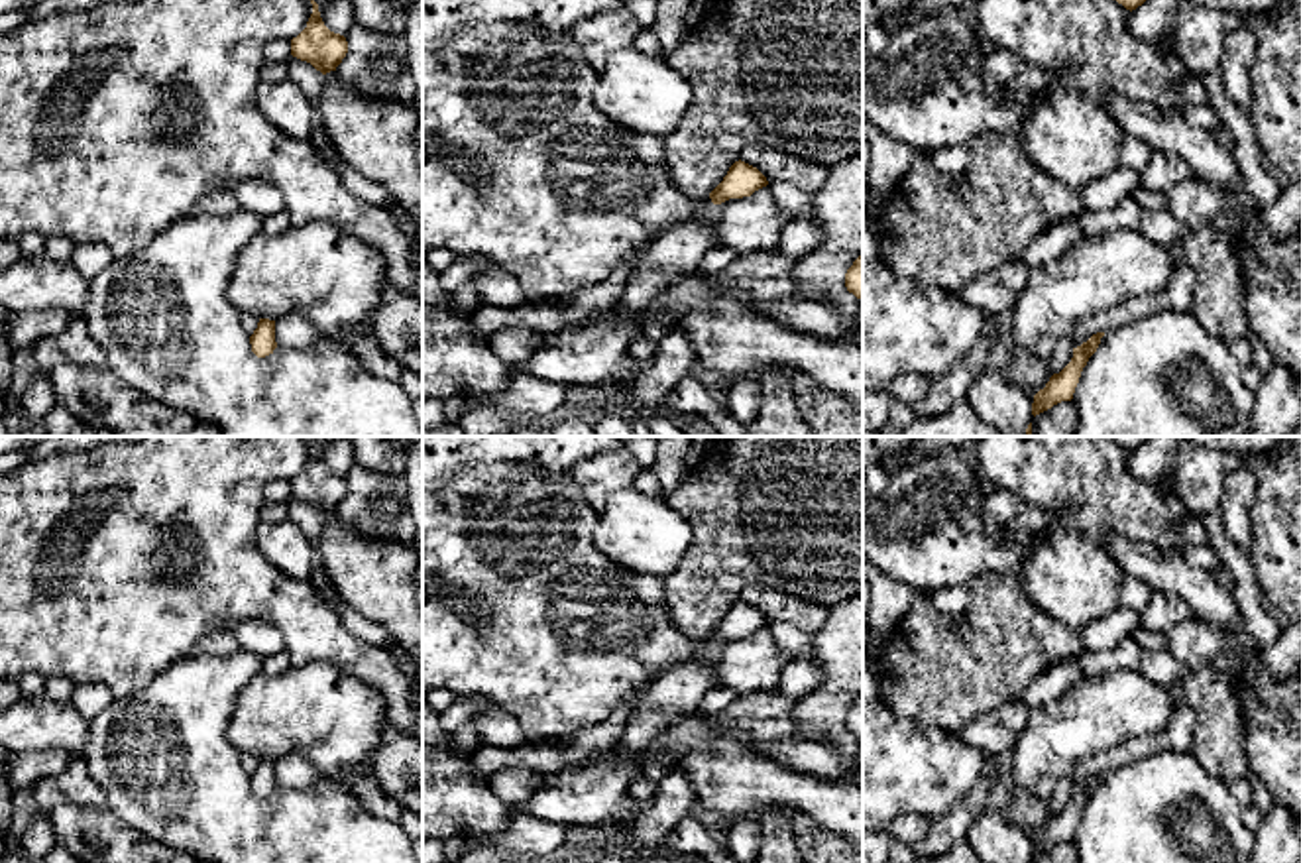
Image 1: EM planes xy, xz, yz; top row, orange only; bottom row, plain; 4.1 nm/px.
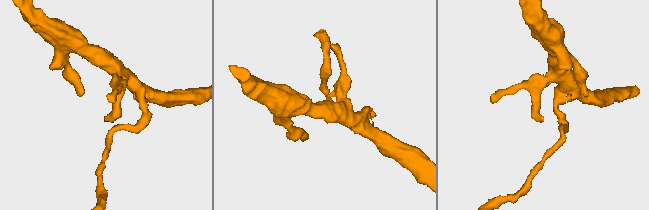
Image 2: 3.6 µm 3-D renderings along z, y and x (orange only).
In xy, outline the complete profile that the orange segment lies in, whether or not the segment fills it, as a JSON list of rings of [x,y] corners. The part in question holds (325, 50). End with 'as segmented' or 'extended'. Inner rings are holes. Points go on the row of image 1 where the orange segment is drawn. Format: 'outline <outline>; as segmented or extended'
outline [[[311,0],[312,14],[307,28],[291,39],[291,55],[311,63],[322,75],[336,71],[348,53],[344,35],[330,31],[318,12],[318,4]]]; as segmented

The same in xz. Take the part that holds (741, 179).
outline [[[735,161],[723,181],[709,193],[707,210],[680,226],[664,230],[637,258],[631,279],[652,269],[670,269],[678,275],[700,269],[704,256],[719,246],[713,218],[719,214],[719,204],[729,199],[751,197],[766,187],[766,177],[745,161]]]; extended

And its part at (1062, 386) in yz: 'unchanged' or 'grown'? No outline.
unchanged

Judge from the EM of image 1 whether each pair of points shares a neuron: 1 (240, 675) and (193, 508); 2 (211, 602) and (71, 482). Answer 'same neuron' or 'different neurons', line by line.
1: different neurons
2: same neuron

